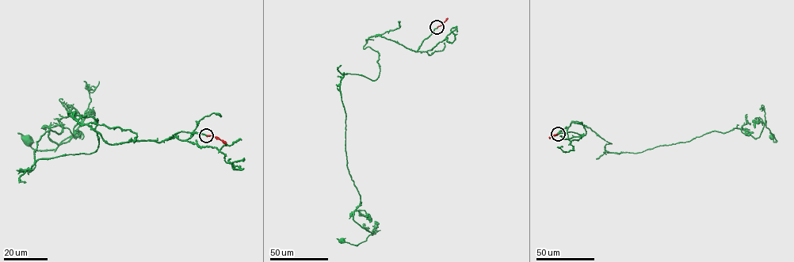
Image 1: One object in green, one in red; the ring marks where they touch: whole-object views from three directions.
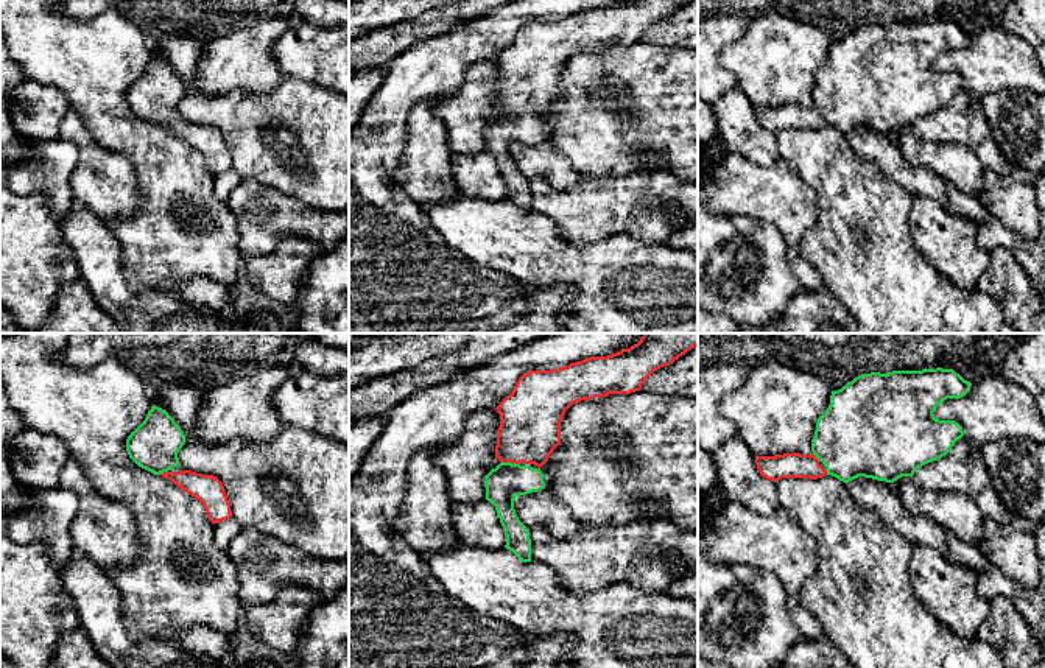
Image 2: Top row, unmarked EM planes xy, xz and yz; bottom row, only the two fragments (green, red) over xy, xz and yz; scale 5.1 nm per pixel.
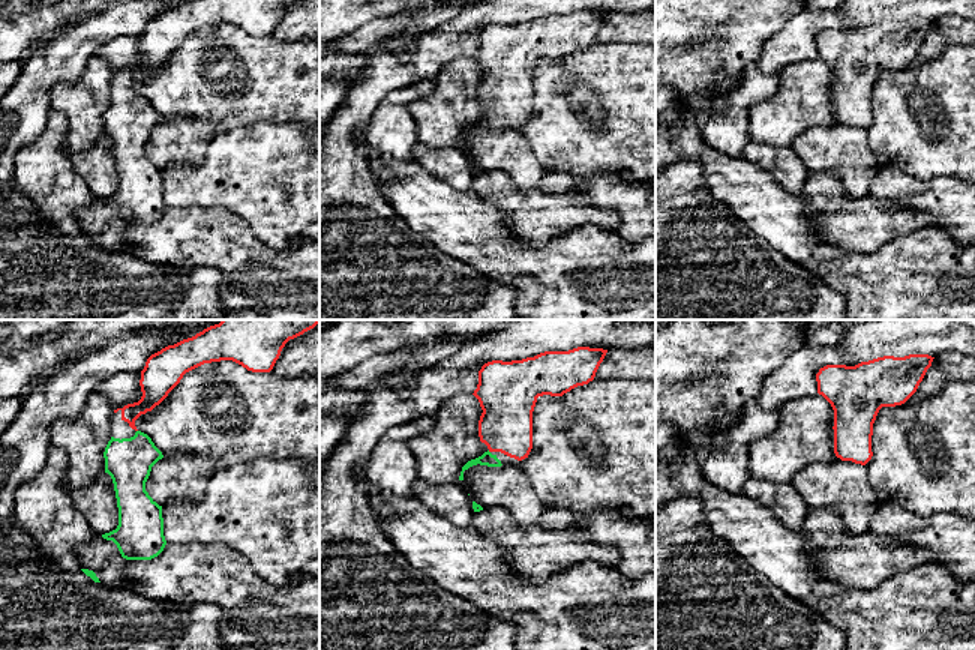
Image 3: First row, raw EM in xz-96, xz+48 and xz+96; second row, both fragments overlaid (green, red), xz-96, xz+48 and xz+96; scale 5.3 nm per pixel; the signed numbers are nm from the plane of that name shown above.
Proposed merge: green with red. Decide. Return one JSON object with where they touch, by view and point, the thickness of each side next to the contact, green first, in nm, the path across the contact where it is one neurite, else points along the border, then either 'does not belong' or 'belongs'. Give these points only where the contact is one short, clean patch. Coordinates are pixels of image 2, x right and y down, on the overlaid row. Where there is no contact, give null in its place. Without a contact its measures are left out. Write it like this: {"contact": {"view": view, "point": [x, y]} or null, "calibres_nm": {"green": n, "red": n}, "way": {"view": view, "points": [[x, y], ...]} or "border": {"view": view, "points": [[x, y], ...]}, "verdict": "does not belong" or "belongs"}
{"contact": {"view": "xz", "point": [510, 463]}, "calibres_nm": {"green": 190, "red": 320}, "way": {"view": "xz", "points": [[506, 481], [510, 478], [510, 463], [530, 419]]}, "verdict": "belongs"}

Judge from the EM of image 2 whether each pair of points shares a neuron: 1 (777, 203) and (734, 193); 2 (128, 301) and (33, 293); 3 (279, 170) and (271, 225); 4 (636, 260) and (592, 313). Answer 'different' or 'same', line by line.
1: same
2: different
3: different
4: same

